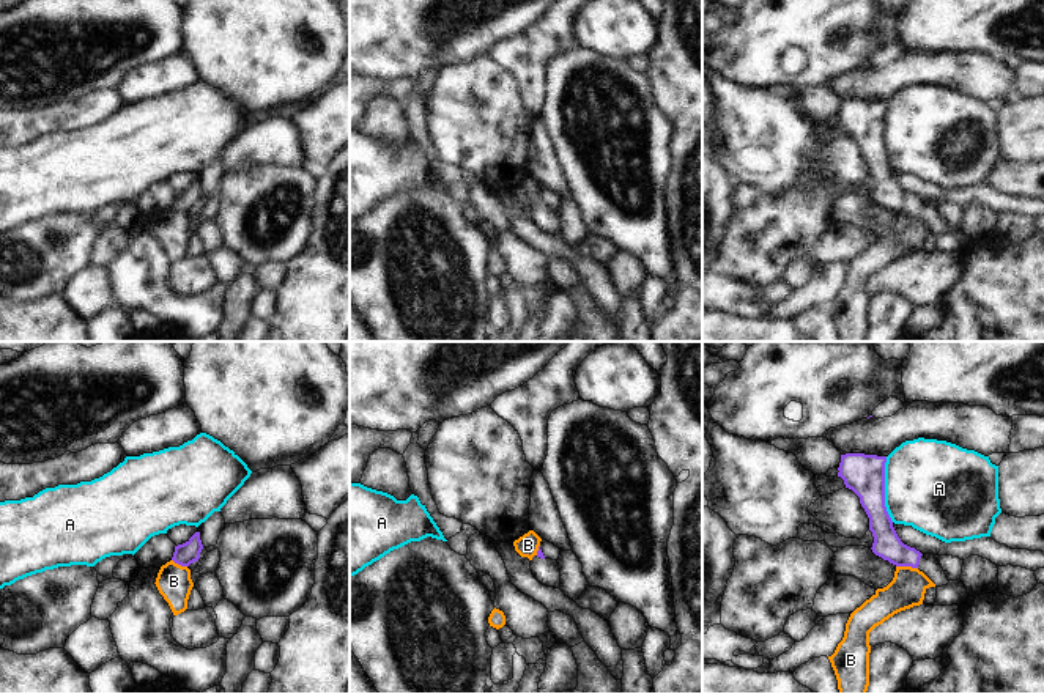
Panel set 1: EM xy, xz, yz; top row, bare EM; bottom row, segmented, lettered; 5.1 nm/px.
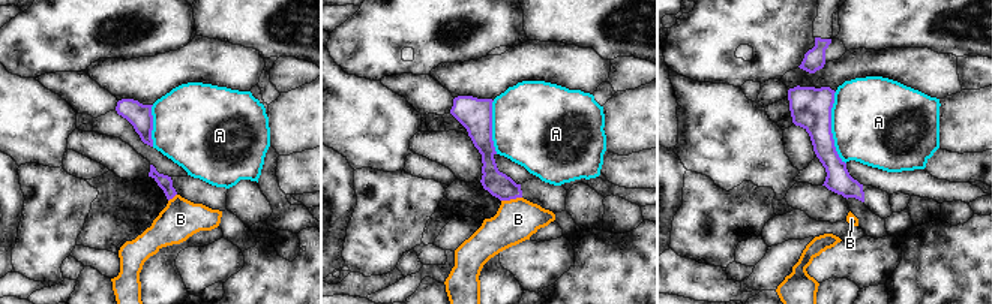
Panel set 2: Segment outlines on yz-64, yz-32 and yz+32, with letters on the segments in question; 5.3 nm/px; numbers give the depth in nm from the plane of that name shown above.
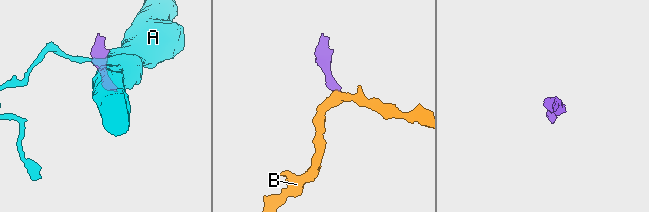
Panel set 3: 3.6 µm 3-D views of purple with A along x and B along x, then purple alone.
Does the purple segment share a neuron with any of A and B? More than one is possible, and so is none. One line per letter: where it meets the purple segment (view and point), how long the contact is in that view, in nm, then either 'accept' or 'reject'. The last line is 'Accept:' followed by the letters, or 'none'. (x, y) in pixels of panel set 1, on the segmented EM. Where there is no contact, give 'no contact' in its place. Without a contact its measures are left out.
A: yz (884, 490) | 340 nm | reject
B: yz (907, 565) | 110 nm | reject
Accept: none

